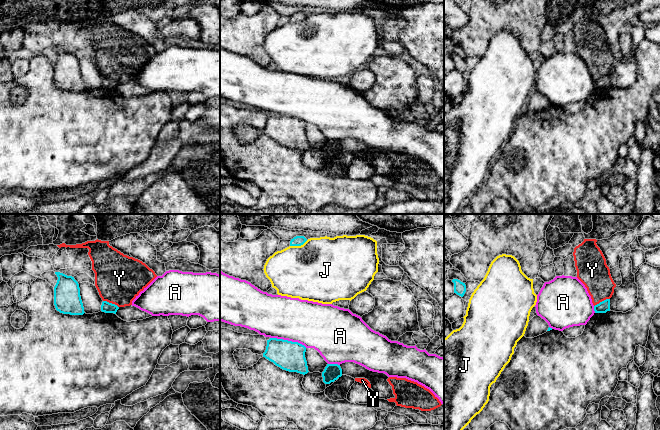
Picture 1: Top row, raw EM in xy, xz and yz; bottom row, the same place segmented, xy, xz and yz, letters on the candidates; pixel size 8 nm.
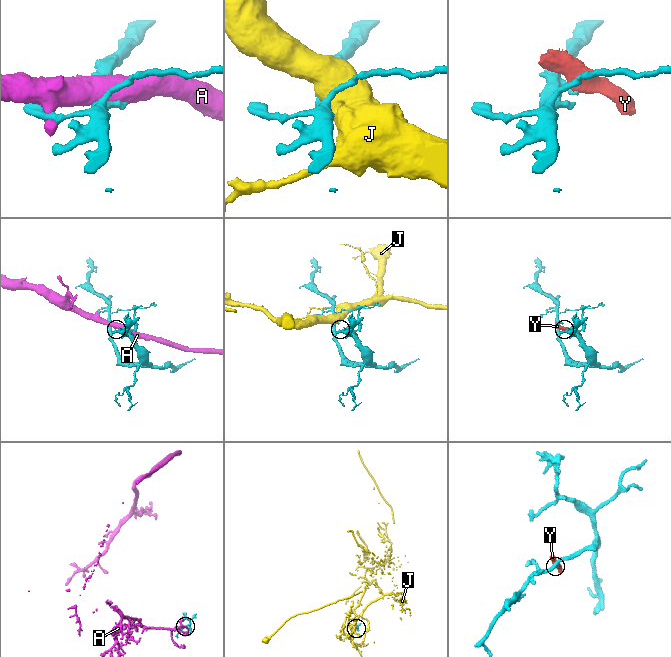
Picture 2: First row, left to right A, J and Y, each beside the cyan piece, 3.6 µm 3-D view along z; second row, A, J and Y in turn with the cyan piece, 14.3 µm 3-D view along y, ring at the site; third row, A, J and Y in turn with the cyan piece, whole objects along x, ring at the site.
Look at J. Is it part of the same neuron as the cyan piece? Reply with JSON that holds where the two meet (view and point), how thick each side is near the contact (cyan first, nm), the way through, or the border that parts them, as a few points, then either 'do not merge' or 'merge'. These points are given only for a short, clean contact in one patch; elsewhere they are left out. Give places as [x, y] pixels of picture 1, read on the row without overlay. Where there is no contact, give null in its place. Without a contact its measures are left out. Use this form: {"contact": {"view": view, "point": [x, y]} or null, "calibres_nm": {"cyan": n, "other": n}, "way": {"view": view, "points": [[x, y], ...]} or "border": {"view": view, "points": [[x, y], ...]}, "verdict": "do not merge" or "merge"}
{"contact": {"view": "xz", "point": [298, 21]}, "calibres_nm": {"cyan": 80, "other": 480}, "verdict": "do not merge"}

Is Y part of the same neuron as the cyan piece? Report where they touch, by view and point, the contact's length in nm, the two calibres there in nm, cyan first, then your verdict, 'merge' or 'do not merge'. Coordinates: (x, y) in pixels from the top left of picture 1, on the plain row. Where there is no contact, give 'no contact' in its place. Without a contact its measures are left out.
xy (111, 79) | 140 nm | 90/380 nm | do not merge

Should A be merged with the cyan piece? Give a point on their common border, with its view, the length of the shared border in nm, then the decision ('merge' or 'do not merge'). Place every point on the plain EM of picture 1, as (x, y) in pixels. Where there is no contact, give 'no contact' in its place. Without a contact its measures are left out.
xz (287, 116) | 300 nm | do not merge

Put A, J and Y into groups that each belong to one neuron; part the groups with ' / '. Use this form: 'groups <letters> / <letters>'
groups A / J / Y

